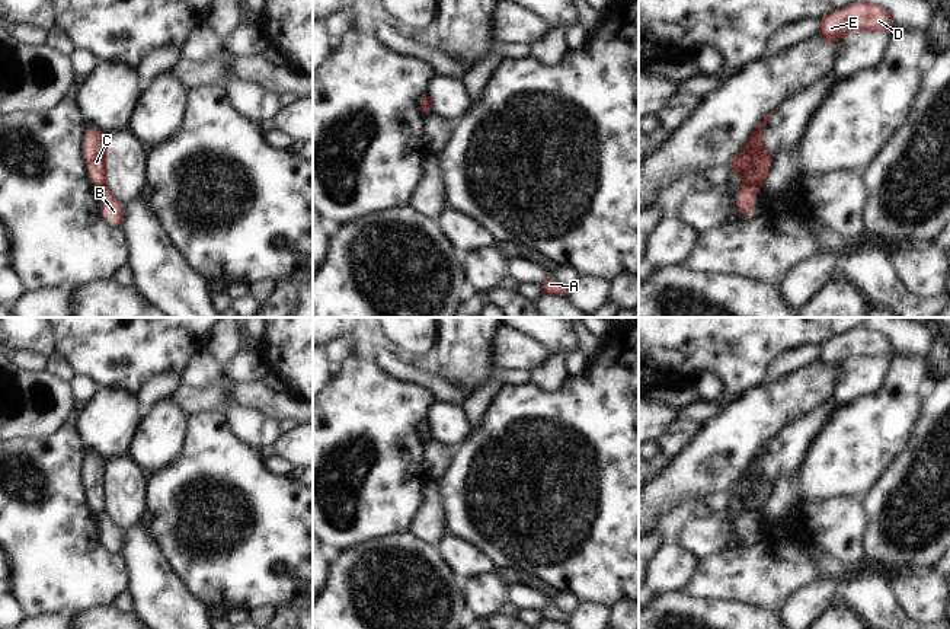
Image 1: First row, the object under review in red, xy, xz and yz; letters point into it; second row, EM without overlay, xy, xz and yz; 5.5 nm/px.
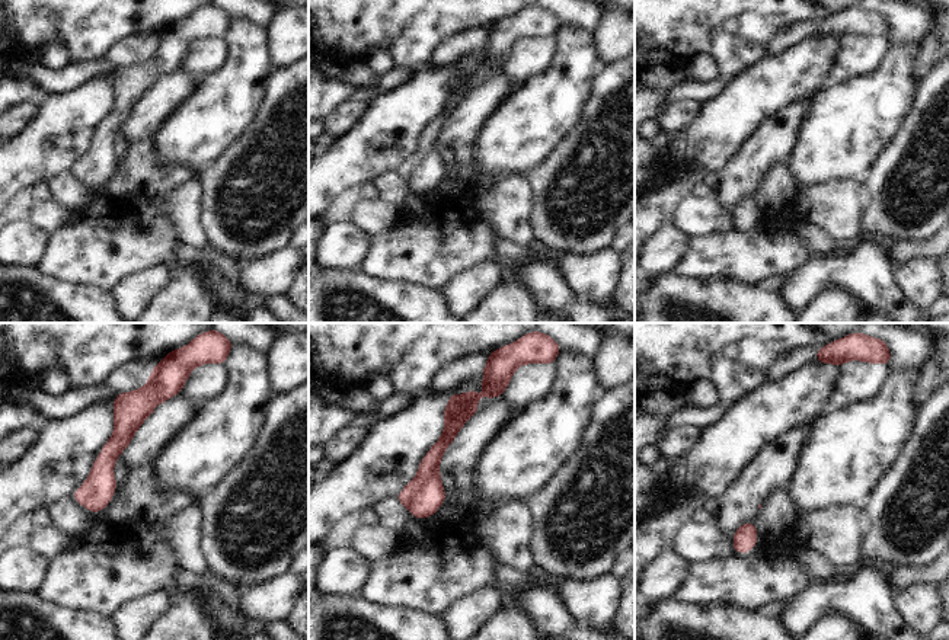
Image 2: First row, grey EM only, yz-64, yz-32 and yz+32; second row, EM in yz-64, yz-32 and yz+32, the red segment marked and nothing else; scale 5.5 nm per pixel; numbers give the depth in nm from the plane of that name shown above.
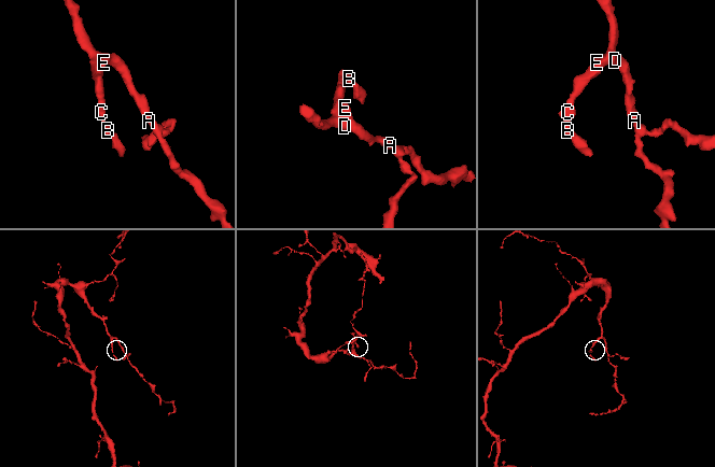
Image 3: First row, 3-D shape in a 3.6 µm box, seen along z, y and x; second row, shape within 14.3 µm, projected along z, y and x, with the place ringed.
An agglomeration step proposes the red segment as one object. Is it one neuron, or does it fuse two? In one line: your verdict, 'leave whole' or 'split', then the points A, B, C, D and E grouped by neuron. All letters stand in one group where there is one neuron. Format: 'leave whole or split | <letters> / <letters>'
split | A C D E / B

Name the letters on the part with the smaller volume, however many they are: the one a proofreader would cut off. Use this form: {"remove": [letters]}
{"remove": ["B"]}

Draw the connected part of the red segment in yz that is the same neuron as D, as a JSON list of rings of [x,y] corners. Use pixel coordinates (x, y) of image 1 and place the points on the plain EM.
[[[867,326],[853,329],[819,347],[819,363],[825,370],[839,367],[850,358],[889,358],[895,351],[890,339]]]

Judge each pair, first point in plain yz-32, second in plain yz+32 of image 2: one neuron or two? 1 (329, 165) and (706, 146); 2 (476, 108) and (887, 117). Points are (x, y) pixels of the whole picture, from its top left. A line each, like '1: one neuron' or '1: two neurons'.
1: one neuron
2: two neurons

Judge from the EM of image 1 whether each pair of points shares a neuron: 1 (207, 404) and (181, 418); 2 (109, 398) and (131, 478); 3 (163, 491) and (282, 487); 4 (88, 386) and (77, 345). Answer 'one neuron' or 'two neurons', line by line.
1: two neurons
2: two neurons
3: one neuron
4: two neurons

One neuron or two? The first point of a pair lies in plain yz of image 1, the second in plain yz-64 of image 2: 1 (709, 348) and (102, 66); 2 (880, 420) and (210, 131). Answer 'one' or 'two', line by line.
1: two
2: one

